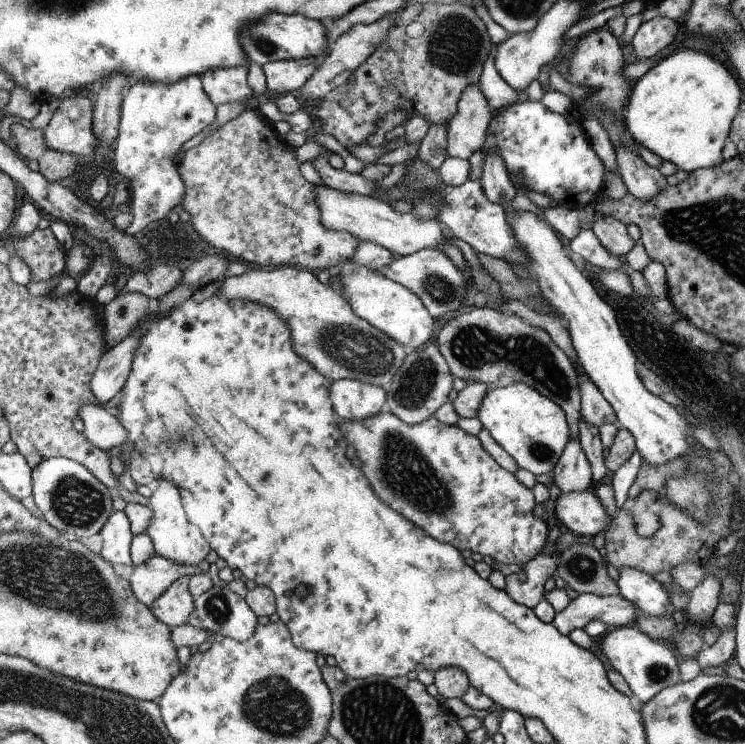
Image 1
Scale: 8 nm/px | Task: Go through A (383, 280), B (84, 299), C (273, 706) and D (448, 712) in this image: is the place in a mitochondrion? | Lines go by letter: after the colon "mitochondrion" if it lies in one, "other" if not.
A: other
B: other
C: mitochondrion
D: other

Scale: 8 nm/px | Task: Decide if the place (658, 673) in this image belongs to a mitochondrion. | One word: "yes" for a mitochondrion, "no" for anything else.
yes

